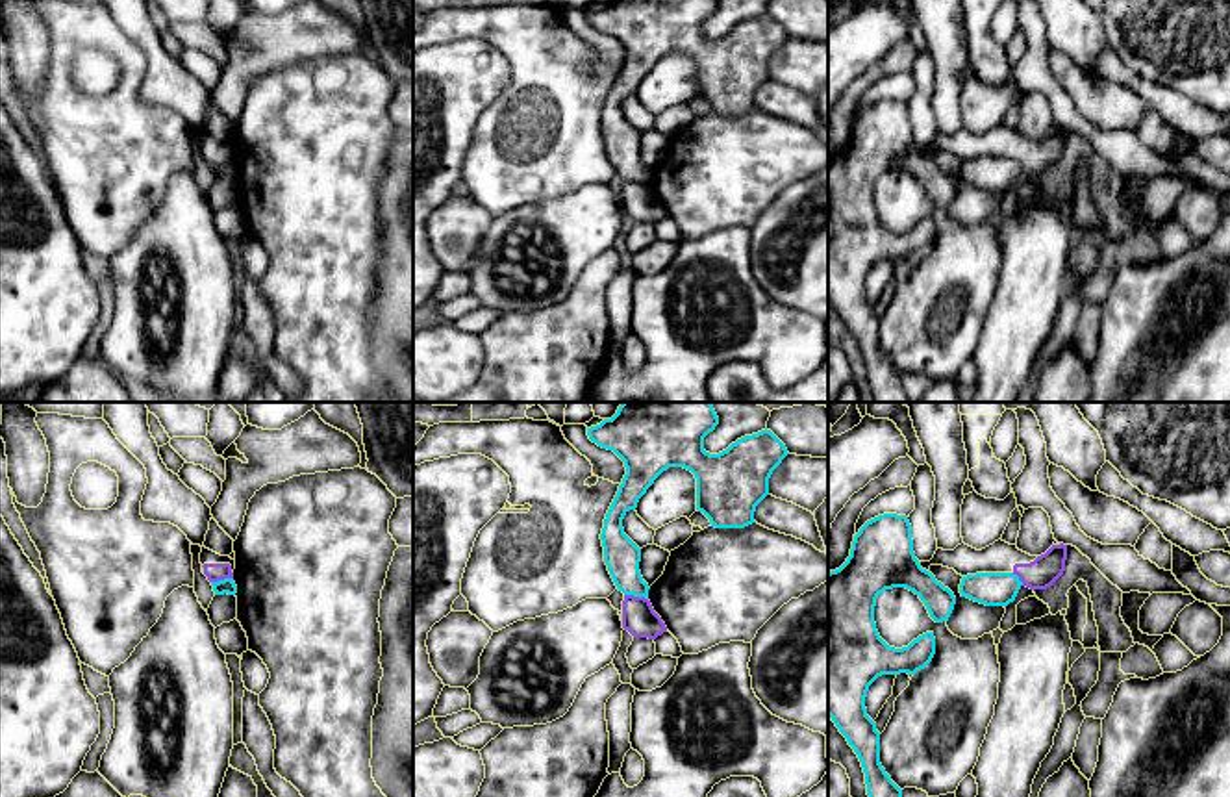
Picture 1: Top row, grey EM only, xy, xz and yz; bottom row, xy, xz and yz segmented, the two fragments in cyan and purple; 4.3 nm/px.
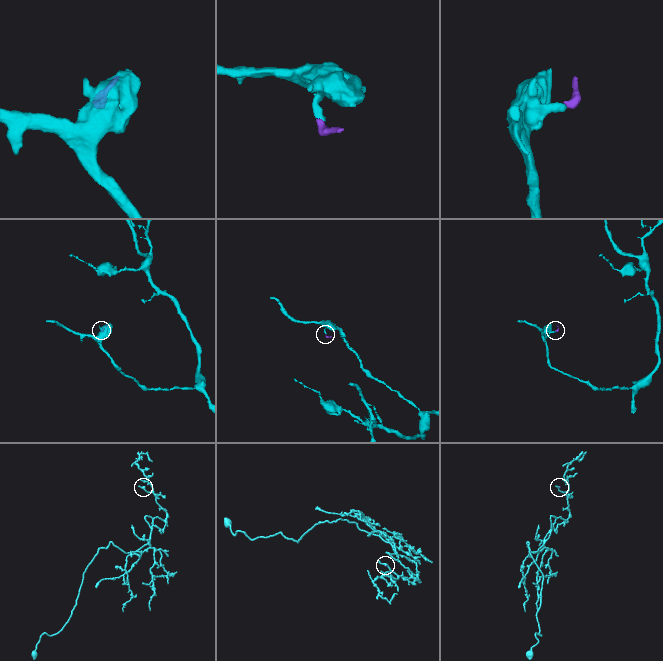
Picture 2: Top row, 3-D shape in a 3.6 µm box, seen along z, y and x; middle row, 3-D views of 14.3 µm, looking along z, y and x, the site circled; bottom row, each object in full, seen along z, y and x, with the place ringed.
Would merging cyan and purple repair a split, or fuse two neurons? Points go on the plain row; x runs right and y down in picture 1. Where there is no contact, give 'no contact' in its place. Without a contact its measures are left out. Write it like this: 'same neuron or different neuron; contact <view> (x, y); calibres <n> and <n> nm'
different neuron; contact xz (636, 180); calibres 160 and 150 nm

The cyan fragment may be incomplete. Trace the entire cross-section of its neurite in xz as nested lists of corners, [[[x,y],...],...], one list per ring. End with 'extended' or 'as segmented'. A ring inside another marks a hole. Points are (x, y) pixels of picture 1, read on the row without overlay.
[[[613,0],[587,13],[589,24],[613,35],[626,52],[600,119],[604,146],[624,180],[648,183],[650,172],[639,156],[641,133],[624,119],[622,104],[669,52],[695,59],[697,95],[711,111],[745,113],[756,108],[754,96],[769,80],[769,63],[789,37],[765,13],[709,39],[704,22],[717,9],[717,0]]]; as segmented

